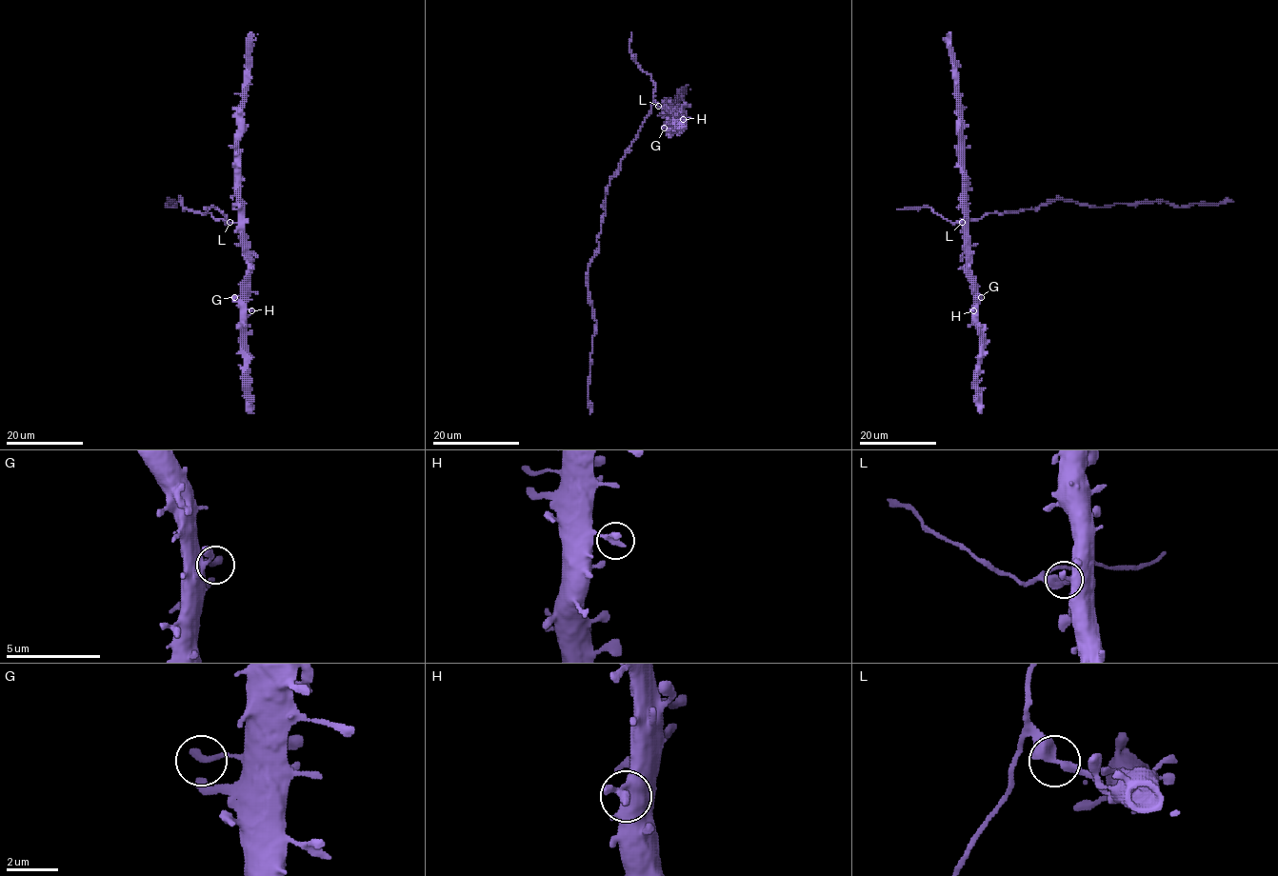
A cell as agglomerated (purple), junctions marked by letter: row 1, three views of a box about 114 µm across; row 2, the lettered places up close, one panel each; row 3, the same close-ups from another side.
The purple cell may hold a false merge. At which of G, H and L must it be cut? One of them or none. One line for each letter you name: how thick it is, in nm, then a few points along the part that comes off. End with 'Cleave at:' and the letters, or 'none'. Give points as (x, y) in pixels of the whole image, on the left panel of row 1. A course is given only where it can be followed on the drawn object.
L: 320 nm | (229, 222), (184, 209), (181, 199), (171, 208), (166, 205), (174, 201), (169, 207), (169, 202)
Cleave at: L

